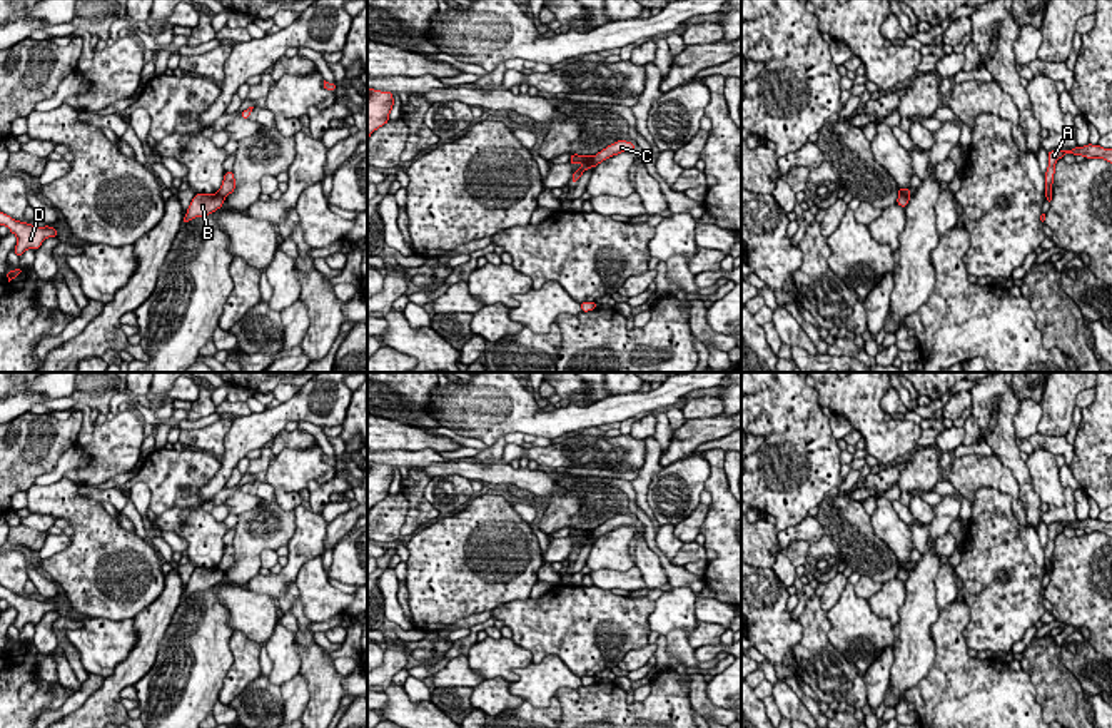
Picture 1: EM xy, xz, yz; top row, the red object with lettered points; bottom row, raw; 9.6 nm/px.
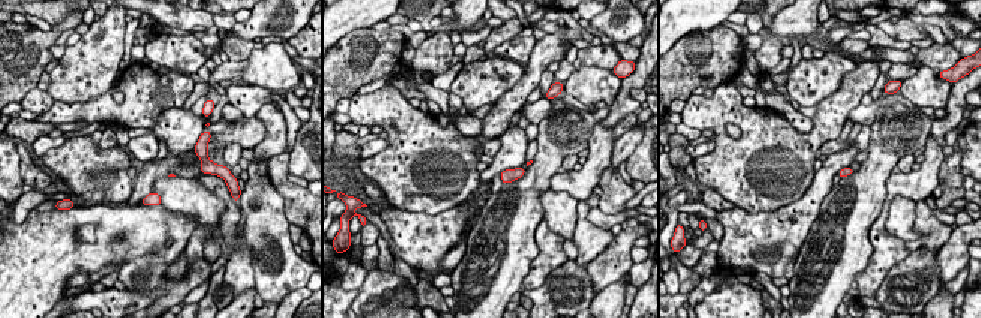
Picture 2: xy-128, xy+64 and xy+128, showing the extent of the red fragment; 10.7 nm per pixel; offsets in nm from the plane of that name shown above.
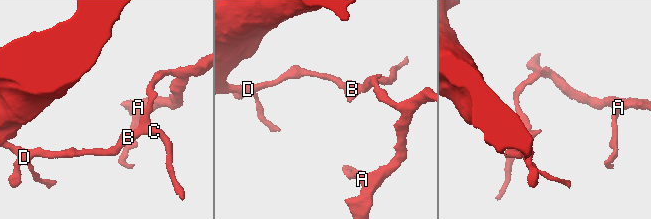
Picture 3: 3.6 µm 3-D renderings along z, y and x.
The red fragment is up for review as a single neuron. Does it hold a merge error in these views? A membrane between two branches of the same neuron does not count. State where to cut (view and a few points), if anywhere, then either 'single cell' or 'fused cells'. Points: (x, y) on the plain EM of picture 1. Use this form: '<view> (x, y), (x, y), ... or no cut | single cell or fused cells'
xz (591, 531), (593, 540) | fused cells

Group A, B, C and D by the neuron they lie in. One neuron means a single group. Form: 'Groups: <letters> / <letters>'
Groups: A C / B D

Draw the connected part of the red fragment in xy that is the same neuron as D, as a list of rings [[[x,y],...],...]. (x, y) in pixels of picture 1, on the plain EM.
[[[0,586],[0,599],[7,599],[10,606],[17,609],[18,616],[13,621],[13,624],[18,631],[22,631],[22,628],[27,623],[37,624],[45,613],[57,611],[58,608],[57,603],[50,599],[45,601],[32,599],[27,596],[15,594],[3,586]]]

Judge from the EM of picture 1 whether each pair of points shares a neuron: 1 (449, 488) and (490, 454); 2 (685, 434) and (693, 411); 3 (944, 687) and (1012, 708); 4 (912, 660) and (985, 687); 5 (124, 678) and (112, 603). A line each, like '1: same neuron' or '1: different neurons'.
1: different neurons
2: different neurons
3: same neuron
4: different neurons
5: different neurons

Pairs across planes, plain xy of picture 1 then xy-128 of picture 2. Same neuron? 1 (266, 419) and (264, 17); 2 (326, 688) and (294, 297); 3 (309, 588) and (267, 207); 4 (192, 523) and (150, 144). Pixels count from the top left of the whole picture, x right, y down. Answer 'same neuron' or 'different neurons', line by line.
1: same neuron
2: different neurons
3: different neurons
4: different neurons

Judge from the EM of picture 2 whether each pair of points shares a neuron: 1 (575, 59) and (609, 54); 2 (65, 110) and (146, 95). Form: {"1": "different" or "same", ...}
{"1": "same", "2": "same"}

